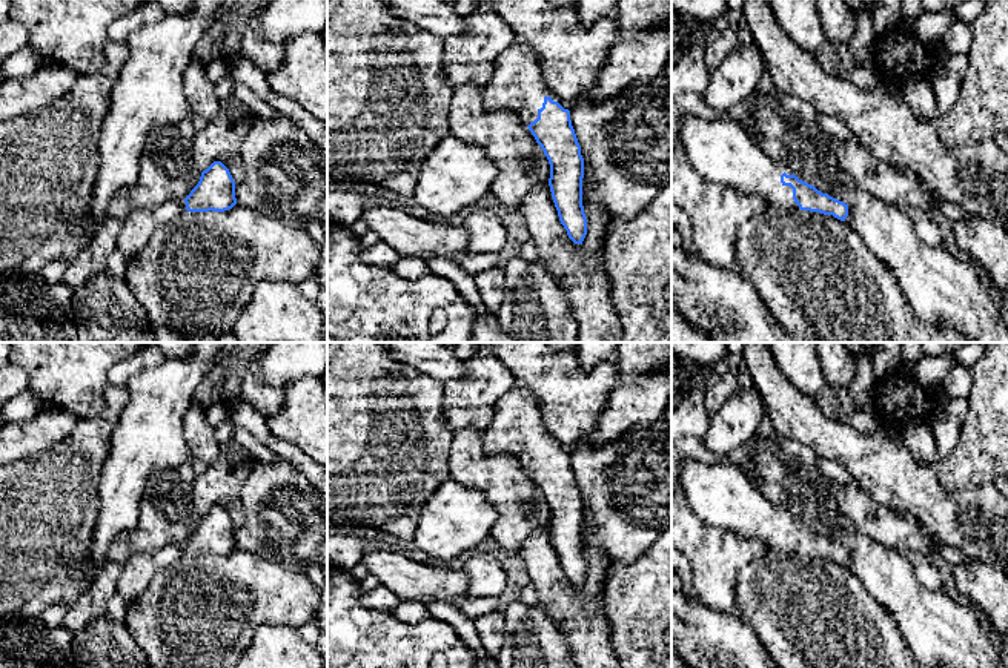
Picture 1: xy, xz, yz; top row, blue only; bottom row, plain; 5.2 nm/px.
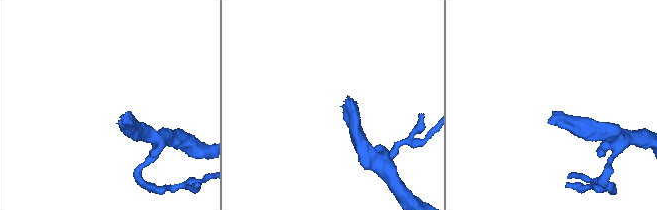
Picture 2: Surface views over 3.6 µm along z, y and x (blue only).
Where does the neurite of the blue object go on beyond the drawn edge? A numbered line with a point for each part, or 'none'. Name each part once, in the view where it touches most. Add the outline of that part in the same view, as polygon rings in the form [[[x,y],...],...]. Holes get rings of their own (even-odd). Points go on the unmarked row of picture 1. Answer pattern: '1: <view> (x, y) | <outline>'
1: xz (517, 430) | [[[527,389],[509,390],[496,402],[492,422],[482,432],[482,448],[487,455],[512,456],[526,470],[538,462],[545,441],[569,453],[569,448],[544,430],[541,408]]]

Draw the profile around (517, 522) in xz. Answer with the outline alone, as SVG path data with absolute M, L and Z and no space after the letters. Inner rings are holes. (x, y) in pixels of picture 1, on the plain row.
M463 428L452 433L450 479L476 488L493 505L498 518L490 531L502 550L521 556L524 542L550 522L544 494L524 465L507 455L487 455L482 432Z

